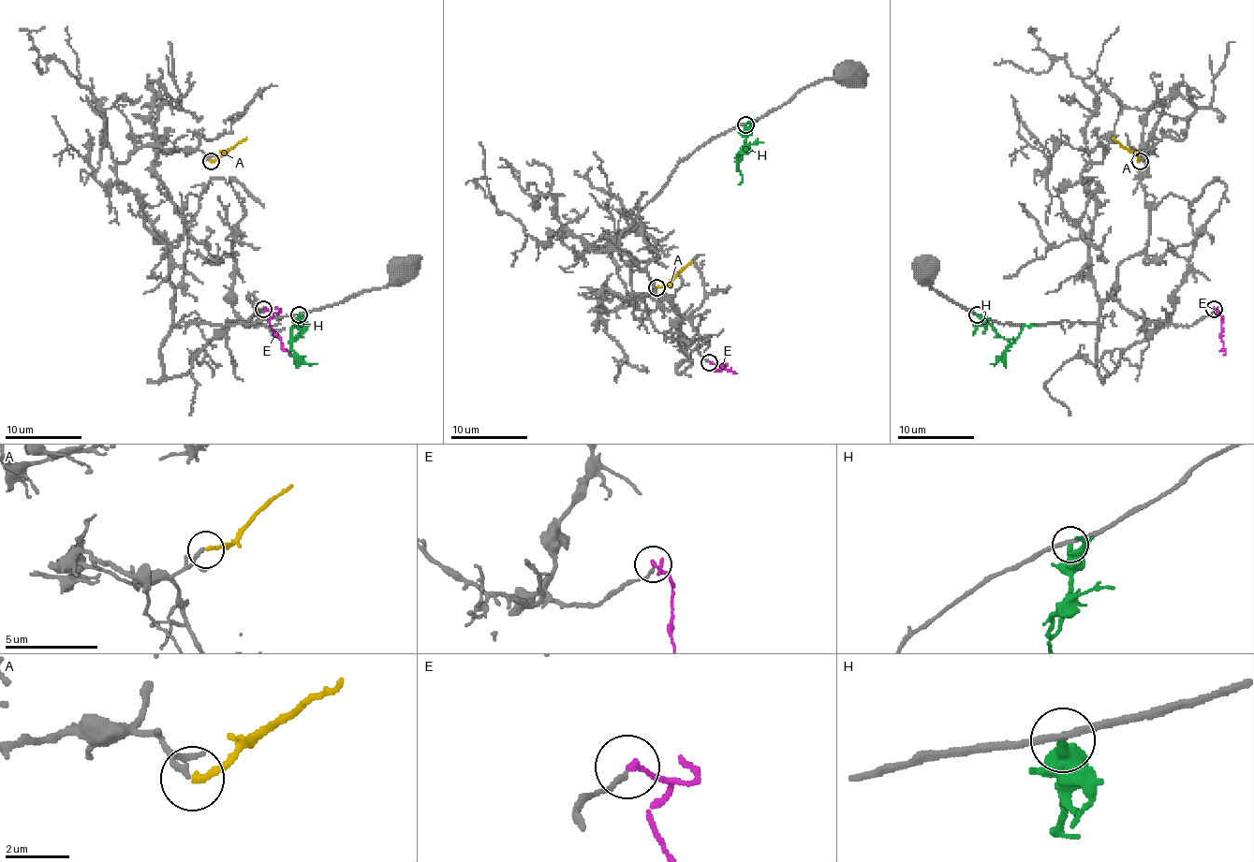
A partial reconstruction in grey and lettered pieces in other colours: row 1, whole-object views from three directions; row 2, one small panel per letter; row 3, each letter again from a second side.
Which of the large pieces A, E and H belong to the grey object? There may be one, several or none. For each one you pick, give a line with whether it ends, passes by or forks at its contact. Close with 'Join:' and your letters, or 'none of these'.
E: it ends there
Join: E

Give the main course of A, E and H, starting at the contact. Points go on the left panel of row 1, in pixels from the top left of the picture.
A: (210, 162), (246, 137)
E: (263, 309), (272, 314), (269, 326), (288, 354)
H: (300, 314), (300, 333), (292, 343), (292, 350), (303, 362), (317, 364)

